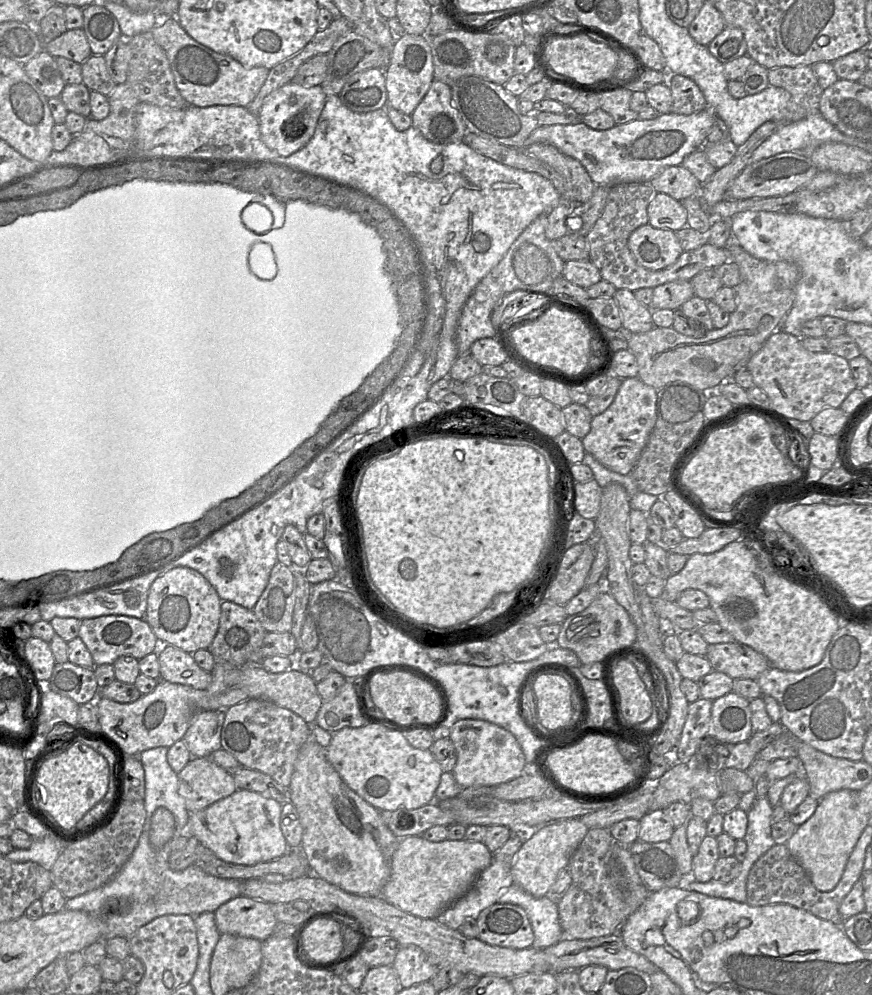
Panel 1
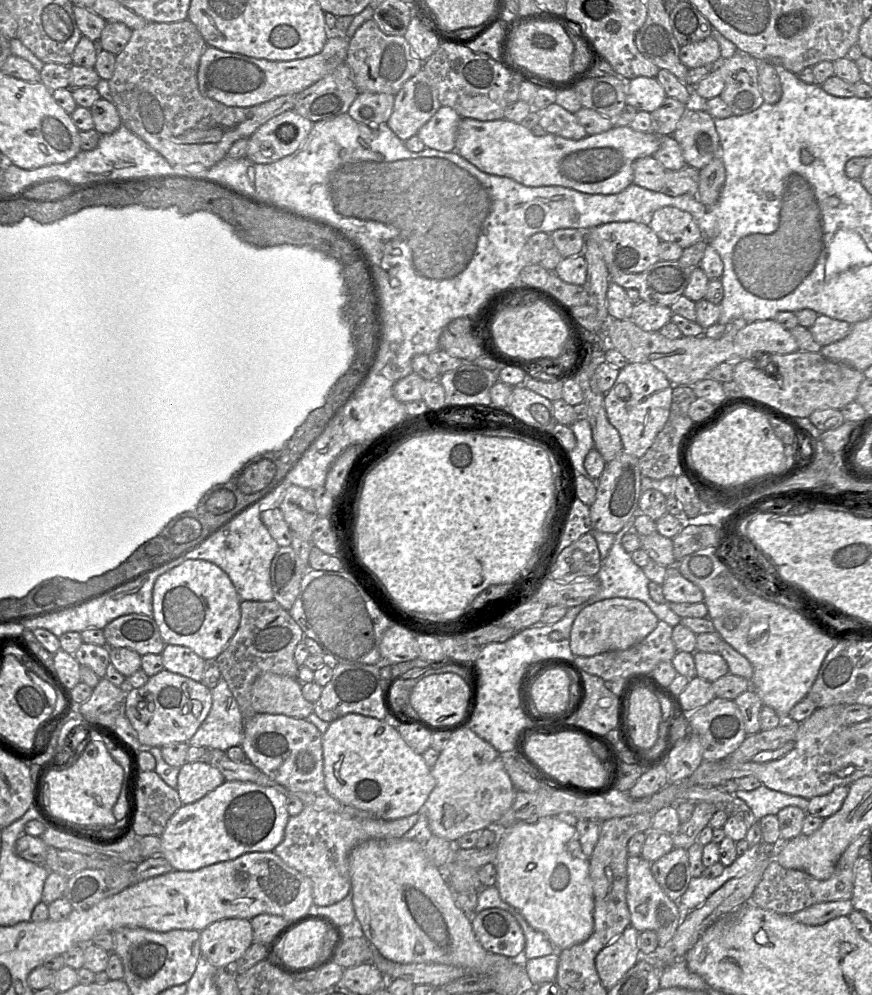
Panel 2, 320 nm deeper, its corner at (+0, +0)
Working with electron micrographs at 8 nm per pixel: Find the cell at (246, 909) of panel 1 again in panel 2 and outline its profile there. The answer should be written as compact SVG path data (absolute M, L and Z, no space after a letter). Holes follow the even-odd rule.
M222 919L200 932L201 955L218 969L231 969L252 944L252 925L247 919Z

